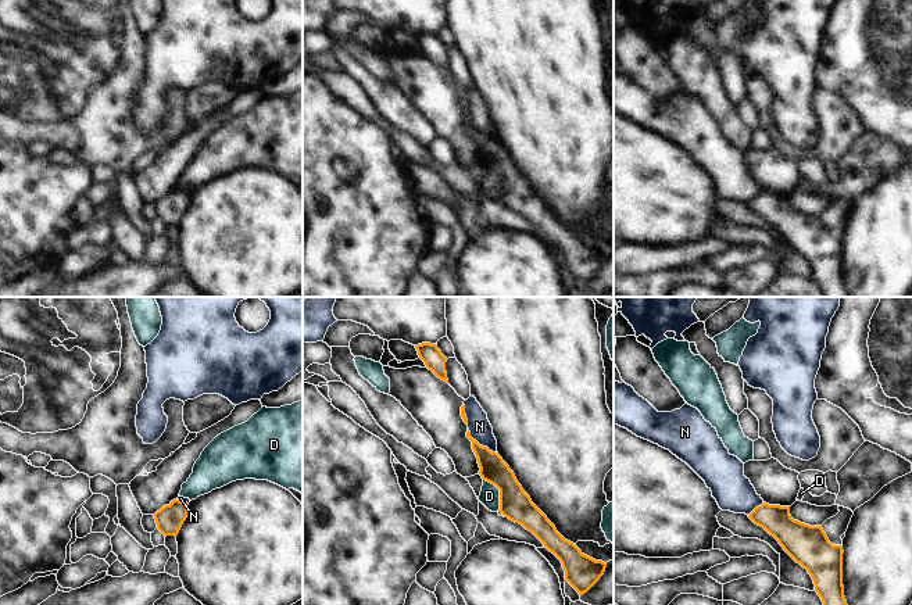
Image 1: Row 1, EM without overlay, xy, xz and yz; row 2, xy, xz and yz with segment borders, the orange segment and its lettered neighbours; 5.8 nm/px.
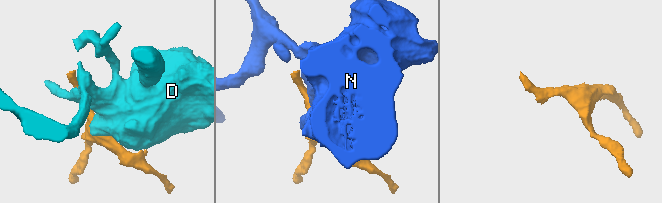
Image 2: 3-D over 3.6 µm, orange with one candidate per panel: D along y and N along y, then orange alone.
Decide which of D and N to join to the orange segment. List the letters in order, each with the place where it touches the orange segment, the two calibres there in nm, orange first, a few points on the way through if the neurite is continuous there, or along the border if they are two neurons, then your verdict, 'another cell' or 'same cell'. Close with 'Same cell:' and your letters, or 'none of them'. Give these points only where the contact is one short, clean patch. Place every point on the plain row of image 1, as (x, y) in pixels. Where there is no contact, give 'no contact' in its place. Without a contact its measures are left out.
D: meets orange in xz at (500, 182); 180 nm thick on the orange side, 110 nm on the other; border along xz (483, 168), (499, 179), (499, 200); another cell
N: meets orange in xz at (479, 133); 160 nm thick on the orange side, 130 nm on the other; border along xz (468, 117), (474, 128), (497, 143); another cell
Same cell: none of them

